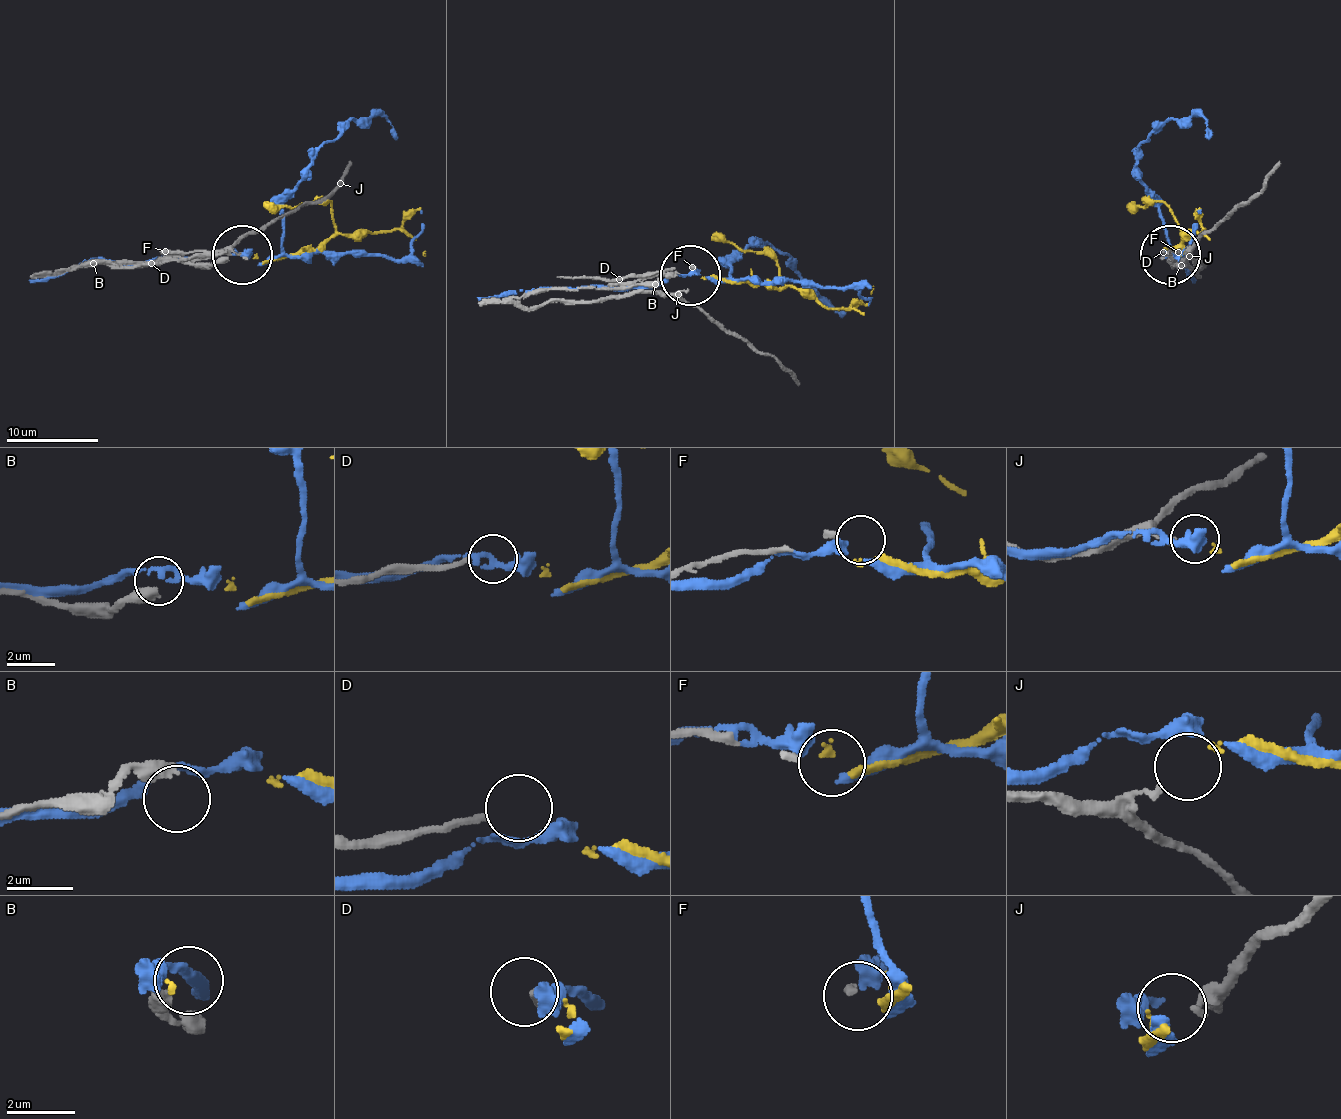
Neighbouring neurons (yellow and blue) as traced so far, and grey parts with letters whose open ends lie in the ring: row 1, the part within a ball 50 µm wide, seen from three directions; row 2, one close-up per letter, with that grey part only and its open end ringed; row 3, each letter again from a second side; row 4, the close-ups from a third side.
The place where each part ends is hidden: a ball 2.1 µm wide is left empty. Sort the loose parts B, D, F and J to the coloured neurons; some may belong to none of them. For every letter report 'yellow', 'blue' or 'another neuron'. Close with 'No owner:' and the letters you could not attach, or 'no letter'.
B: another neuron
D: another neuron
F: yellow
J: another neuron
No owner: B, D, J

